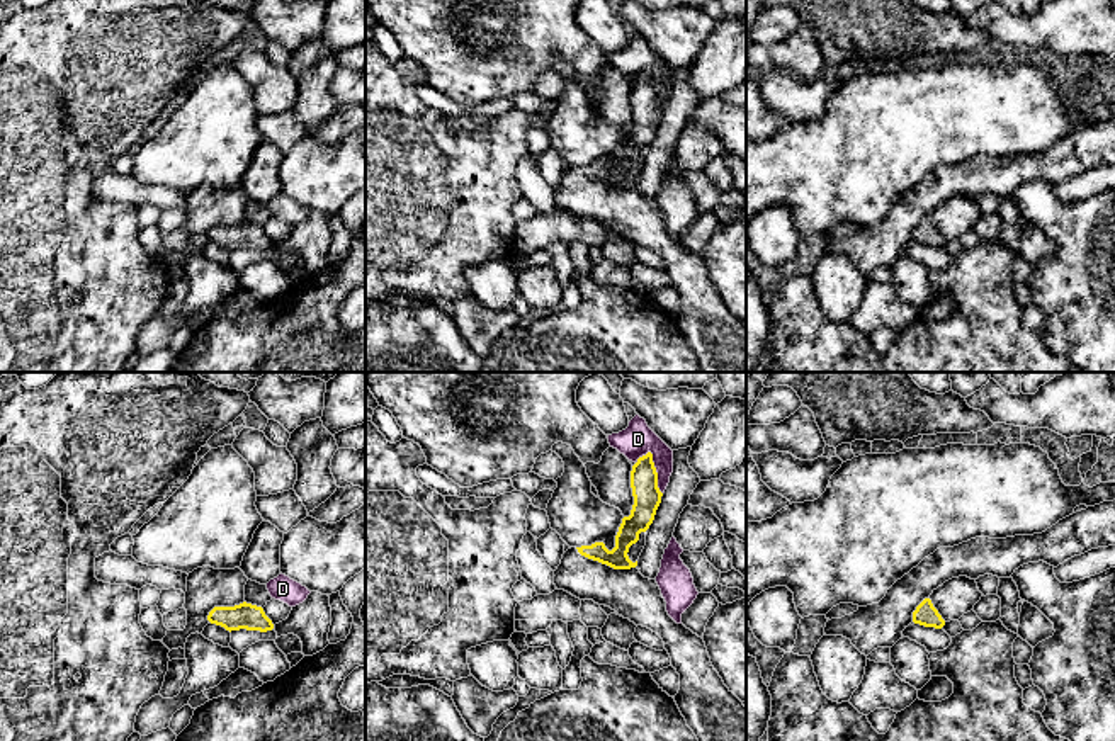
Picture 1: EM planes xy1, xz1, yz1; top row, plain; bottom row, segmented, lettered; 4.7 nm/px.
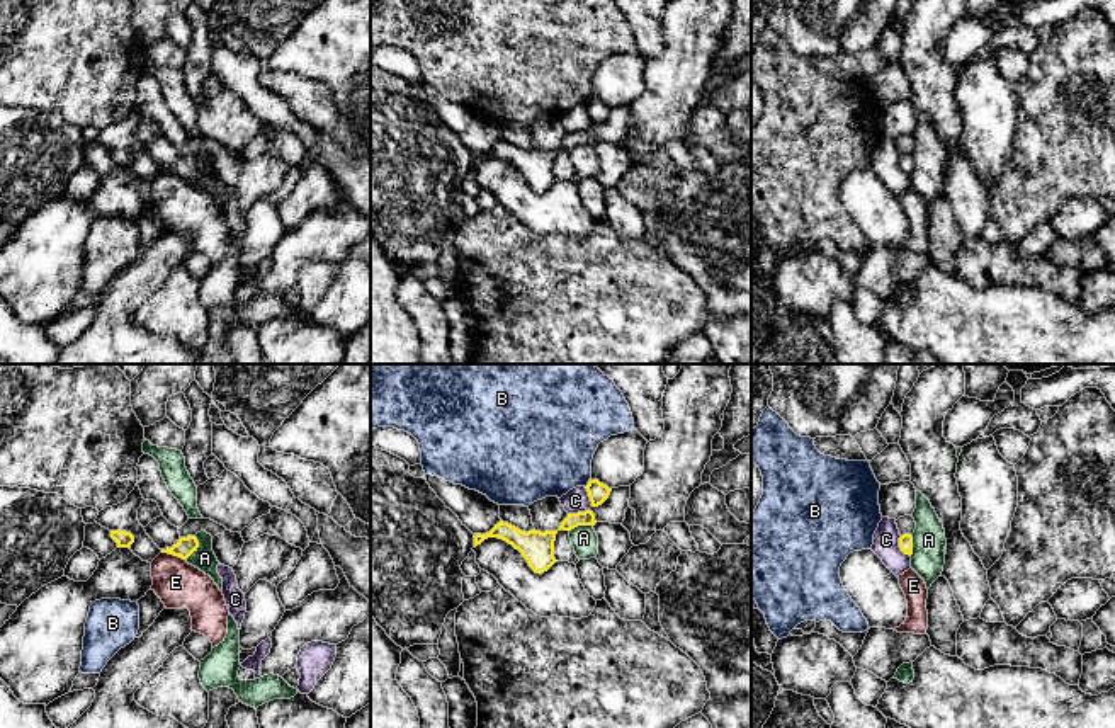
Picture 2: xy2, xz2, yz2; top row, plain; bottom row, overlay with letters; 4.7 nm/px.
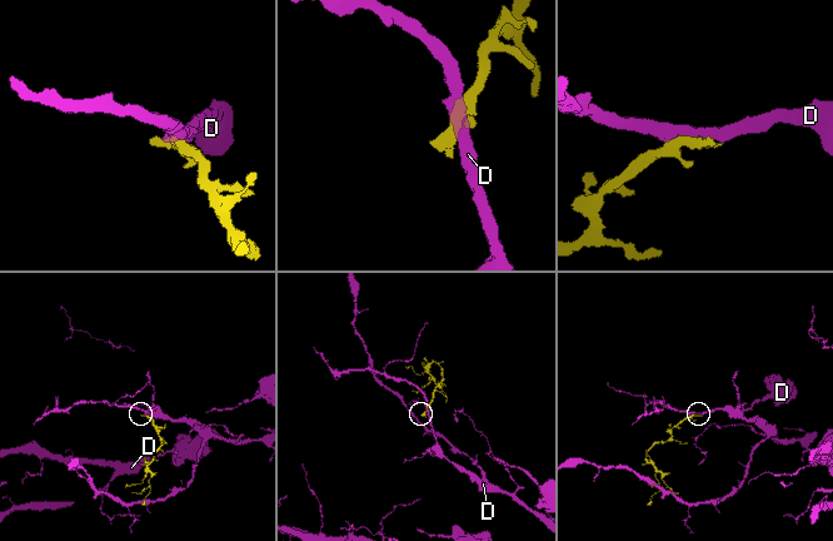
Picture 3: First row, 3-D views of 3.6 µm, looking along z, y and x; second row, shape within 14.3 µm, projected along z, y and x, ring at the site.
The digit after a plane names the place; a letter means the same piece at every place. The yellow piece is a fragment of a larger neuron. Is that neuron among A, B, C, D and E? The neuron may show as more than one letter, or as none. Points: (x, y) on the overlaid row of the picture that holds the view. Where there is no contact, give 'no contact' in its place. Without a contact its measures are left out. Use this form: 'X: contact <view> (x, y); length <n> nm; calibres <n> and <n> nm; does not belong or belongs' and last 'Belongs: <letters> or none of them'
A: contact xy2 (198, 546); length 130 nm; calibres 90 and 110 nm; does not belong
B: contact xz2 (588, 483); length 50 nm; calibres 90 and 420 nm; does not belong
C: contact yz2 (899, 546); length 120 nm; calibres 60 and 130 nm; does not belong
D: contact xz1 (656, 473); length 220 nm; calibres 130 and 160 nm; does not belong
E: contact xy2 (174, 555); length 120 nm; calibres 90 and 220 nm; does not belong
Belongs: none of them

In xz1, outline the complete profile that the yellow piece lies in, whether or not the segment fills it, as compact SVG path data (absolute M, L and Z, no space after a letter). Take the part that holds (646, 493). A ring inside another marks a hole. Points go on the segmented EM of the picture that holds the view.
M651 452L639 457L632 466L631 488L634 505L631 515L622 518L615 547L608 551L603 542L595 542L568 549L554 571L554 585L580 600L593 600L598 605L610 607L624 619L651 629L663 639L671 666L680 675L680 690L673 699L699 741L746 741L746 707L714 670L704 639L668 615L656 580L644 578L637 569L637 561L632 563L627 556L629 547L639 540L639 534L653 523L663 496Z

